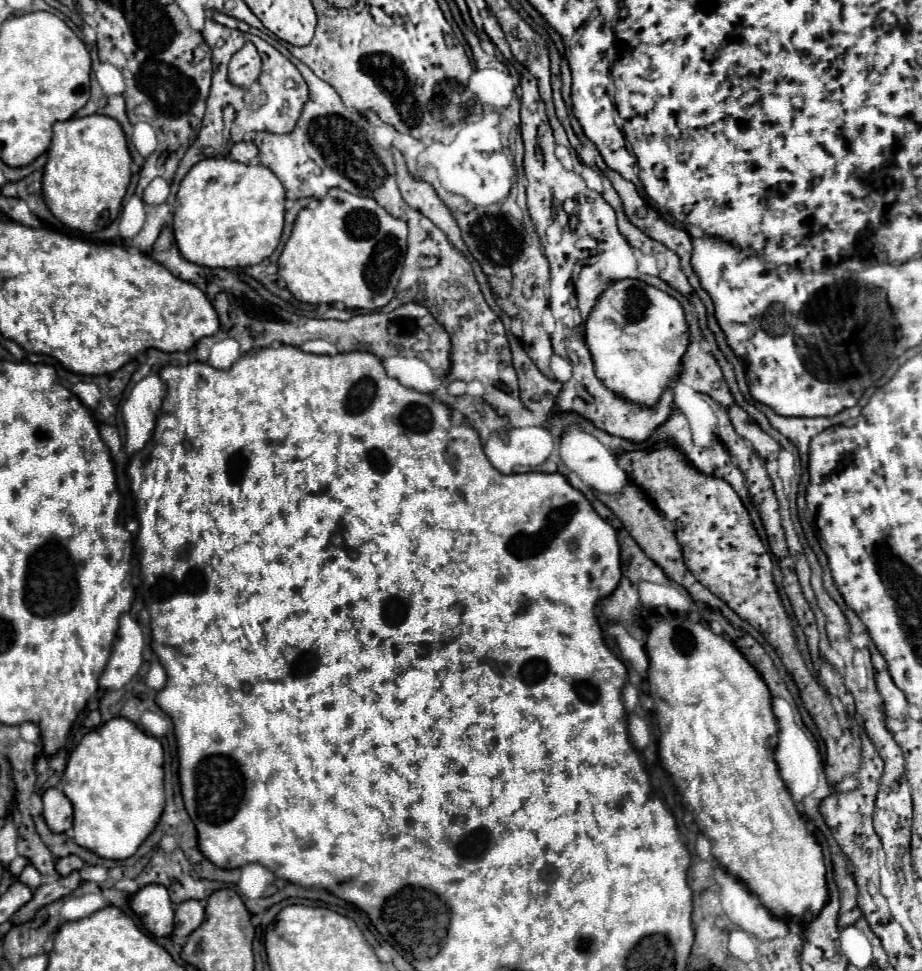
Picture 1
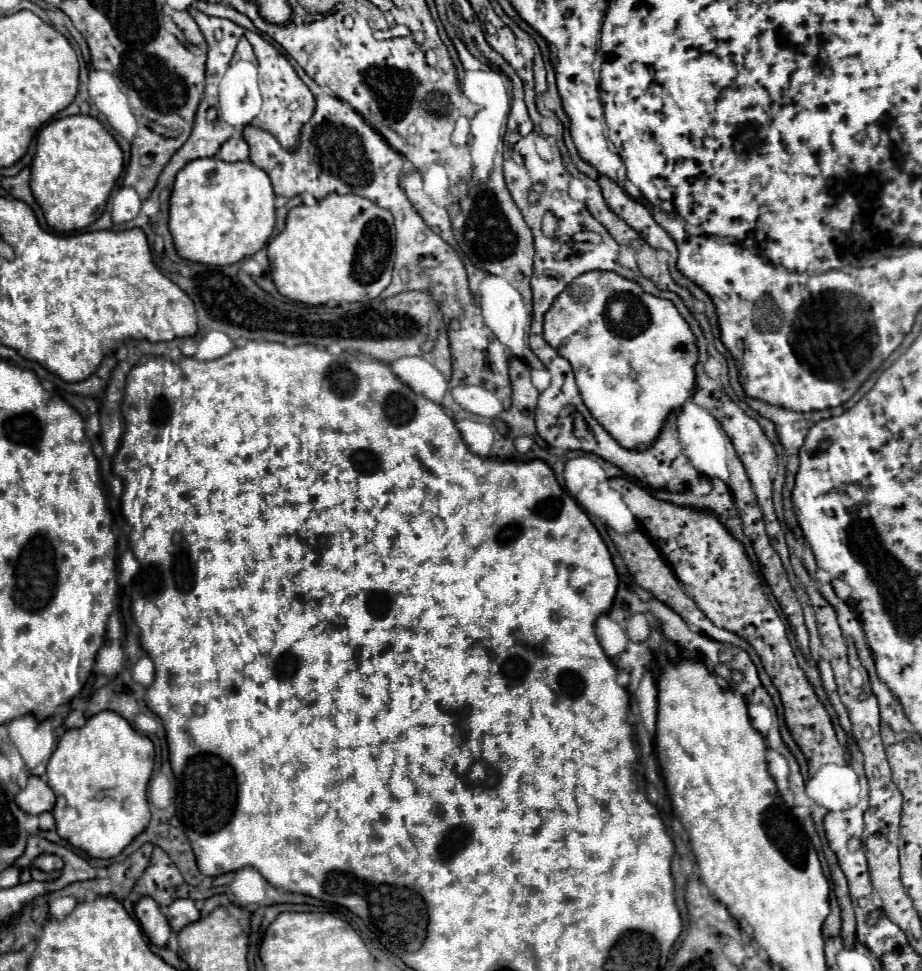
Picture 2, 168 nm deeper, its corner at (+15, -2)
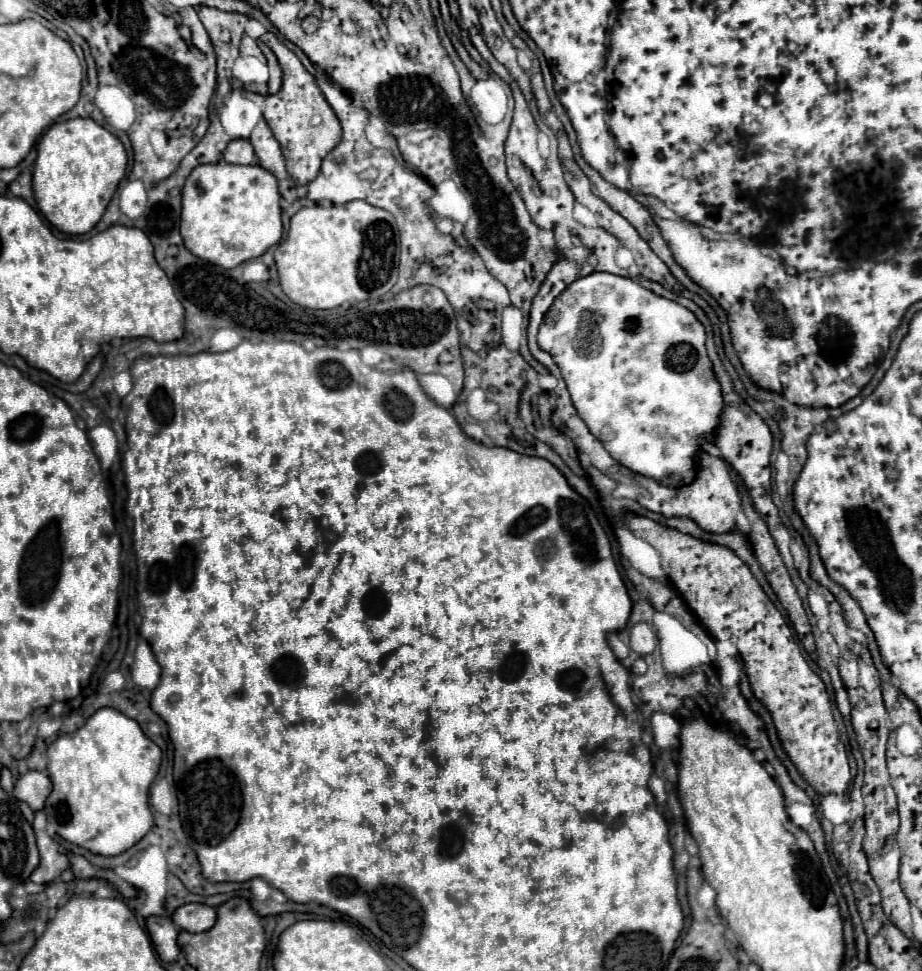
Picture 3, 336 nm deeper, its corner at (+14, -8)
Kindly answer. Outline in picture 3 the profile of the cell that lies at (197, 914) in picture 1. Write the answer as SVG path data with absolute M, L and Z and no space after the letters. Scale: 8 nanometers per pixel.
M185 904L175 910L173 922L177 928L187 932L205 932L217 920L217 910L205 904Z

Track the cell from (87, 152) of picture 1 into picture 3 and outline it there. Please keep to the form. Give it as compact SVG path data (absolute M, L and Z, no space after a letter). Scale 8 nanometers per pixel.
M91 118L55 122L37 144L33 194L41 214L63 234L87 234L103 216L127 170L127 152L117 136Z

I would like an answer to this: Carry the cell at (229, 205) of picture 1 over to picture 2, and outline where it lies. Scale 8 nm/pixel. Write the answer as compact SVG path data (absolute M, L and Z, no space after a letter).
M198 158L188 162L188 166L184 166L176 174L170 194L168 228L178 256L208 266L228 266L256 254L260 248L266 246L274 230L274 198L276 196L268 174L254 166L250 160L224 162L220 158Z

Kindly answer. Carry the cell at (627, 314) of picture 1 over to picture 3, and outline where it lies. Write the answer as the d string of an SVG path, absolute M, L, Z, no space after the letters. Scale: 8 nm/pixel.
M593 272L593 274L585 276L585 278L577 278L573 284L569 284L555 298L551 308L547 310L547 314L543 318L543 324L539 328L539 336L537 336L537 342L539 342L541 350L549 352L553 362L559 366L579 416L585 420L585 424L589 426L593 436L603 444L603 448L611 454L611 458L617 460L621 466L629 468L631 472L641 474L645 478L653 478L653 480L665 484L669 488L683 488L683 486L687 486L687 484L691 484L695 480L695 476L699 472L697 454L703 448L703 444L715 440L715 430L721 424L721 412L725 408L723 394L721 394L721 384L719 384L719 380L717 380L717 376L713 372L713 364L711 364L711 360L707 356L705 340L707 340L705 328L695 318L695 314L691 310L687 310L685 306L681 306L681 304L677 304L673 300L657 296L655 292L643 288L641 284L633 282L631 278L623 278L623 276L615 276L615 274L607 274L607 272Z

